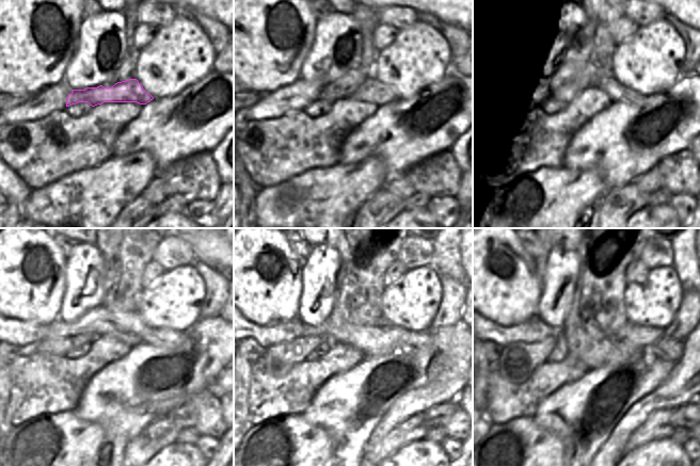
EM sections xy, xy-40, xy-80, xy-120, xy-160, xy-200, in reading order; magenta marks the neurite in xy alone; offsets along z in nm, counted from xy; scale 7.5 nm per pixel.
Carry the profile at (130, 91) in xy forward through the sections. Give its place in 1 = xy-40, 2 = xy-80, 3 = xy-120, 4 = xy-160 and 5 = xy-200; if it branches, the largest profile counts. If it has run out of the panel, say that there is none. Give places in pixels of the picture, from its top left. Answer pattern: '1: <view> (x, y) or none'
1: xy-40 (372, 91)
2: xy-80 (617, 93)
3: xy-120 (159, 337)
4: xy-160 (399, 349)
5: xy-200 (667, 349)

